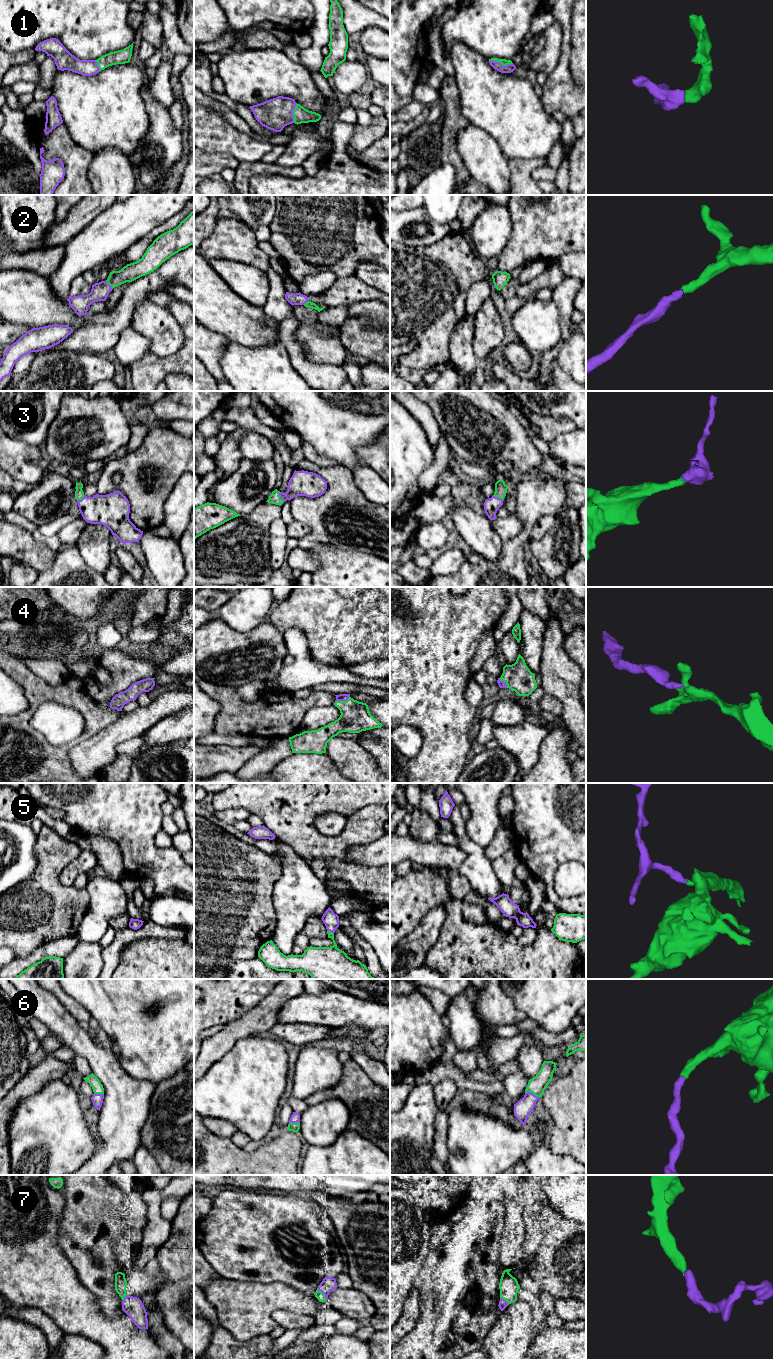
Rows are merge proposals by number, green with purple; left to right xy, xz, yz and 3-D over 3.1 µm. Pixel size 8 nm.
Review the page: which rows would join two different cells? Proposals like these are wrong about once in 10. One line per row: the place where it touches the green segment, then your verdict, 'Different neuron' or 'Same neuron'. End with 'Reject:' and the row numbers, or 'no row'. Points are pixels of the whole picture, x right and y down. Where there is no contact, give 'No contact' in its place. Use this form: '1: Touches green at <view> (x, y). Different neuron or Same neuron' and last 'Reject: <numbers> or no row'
1: Touches green at yz (501, 63). Same neuron
2: Touches green at xy (108, 283). Same neuron
3: Touches green at xz (279, 496). Same neuron
4: Touches green at xz (342, 701). Same neuron
5: Touches green at xz (329, 931). Same neuron
6: Touches green at yz (532, 1092). Same neuron
7: Touches green at xz (323, 1294). Same neuron
Reject: no row

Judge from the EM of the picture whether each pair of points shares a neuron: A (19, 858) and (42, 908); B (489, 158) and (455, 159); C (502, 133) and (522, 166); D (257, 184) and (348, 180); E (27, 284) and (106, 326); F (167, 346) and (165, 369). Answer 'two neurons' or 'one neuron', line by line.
A: two neurons
B: two neurons
C: two neurons
D: one neuron
E: two neurons
F: two neurons

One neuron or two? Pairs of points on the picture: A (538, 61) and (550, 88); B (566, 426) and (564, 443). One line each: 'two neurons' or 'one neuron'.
A: two neurons
B: two neurons

